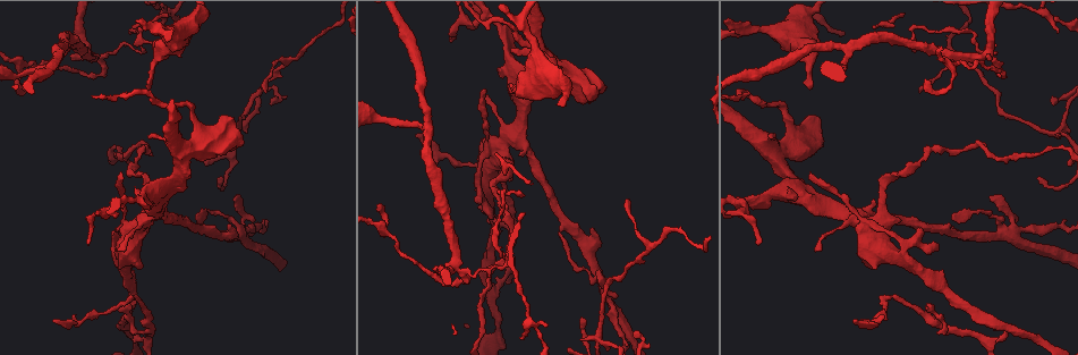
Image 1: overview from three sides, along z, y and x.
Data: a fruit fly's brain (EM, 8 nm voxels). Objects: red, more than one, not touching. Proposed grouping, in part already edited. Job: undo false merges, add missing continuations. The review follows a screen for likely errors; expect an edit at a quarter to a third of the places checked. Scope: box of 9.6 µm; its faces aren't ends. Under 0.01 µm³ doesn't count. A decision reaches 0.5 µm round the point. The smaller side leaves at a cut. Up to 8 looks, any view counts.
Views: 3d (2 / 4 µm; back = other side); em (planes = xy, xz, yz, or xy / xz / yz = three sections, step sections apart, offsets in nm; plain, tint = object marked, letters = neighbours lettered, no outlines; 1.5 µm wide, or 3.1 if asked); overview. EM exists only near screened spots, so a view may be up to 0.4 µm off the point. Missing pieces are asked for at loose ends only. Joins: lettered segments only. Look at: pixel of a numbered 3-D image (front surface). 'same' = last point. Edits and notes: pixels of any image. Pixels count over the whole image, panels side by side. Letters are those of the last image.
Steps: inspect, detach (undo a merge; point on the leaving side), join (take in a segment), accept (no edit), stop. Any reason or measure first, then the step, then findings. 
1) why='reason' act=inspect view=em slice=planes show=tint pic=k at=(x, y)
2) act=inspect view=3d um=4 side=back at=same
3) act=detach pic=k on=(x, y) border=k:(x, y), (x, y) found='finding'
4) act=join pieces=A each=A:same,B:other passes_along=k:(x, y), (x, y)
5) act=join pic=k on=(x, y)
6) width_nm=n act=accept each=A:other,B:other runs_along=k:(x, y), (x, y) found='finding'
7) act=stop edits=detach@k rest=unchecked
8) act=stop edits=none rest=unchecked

why='thin end' act=inspect view=em slice=planes show=letters pic=1 at=(815, 251)

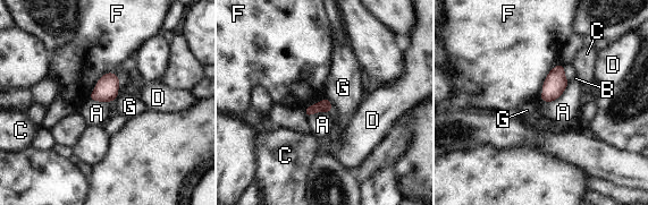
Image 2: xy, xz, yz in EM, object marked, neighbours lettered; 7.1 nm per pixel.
width_nm=100 act=accept each=A:other,B:other,C:other,D:other,F:other,G:other border=2:(325, 97), (330, 102), (331, 111) found='no lettered segment goes on from it'

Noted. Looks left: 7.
act=inspect view=3d um=4 pic=1 at=(856, 319)

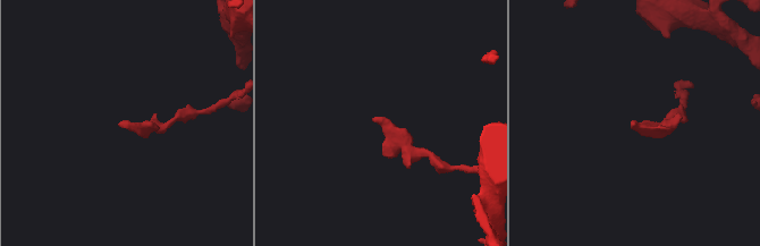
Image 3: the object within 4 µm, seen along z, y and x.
act=inspect view=em slice=planes show=letters pic=3 at=(373, 119)

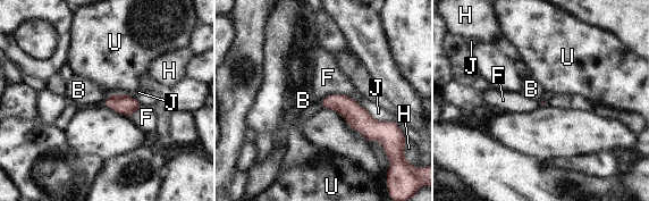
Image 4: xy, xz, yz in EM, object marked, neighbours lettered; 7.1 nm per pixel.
act=accept each=B:other,F:other,H:other,J:other,U:other border=4:(109, 94), (102, 103) found='none of them fits'

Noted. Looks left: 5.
why='free end' act=inspect view=em slice=planes show=letters pic=1 at=(591, 229)

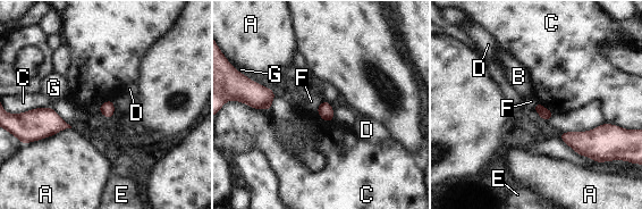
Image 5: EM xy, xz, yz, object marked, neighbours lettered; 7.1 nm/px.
act=accept each=A:other,B:other,C:other,D:other,E:other,F:other,G:other border=5:(243, 102), (270, 111) found='no lettered segment goes on from it'

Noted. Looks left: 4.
act=stop edits=none rest=unchecked

